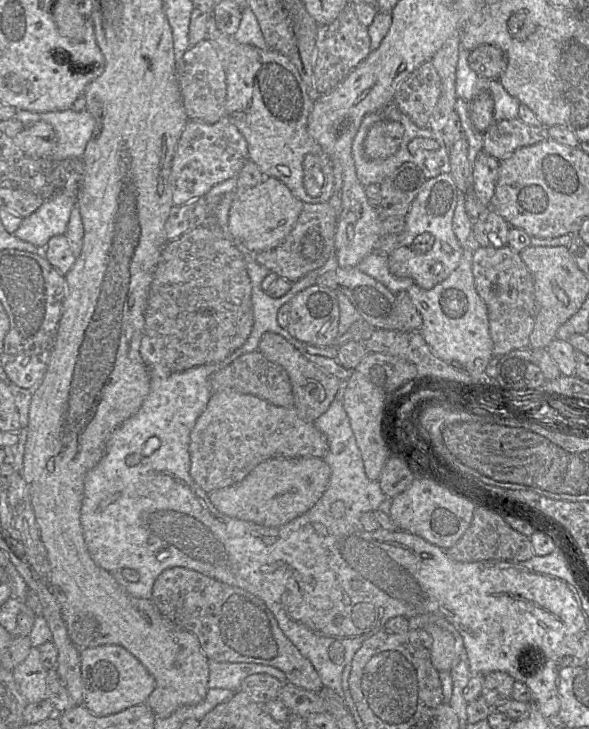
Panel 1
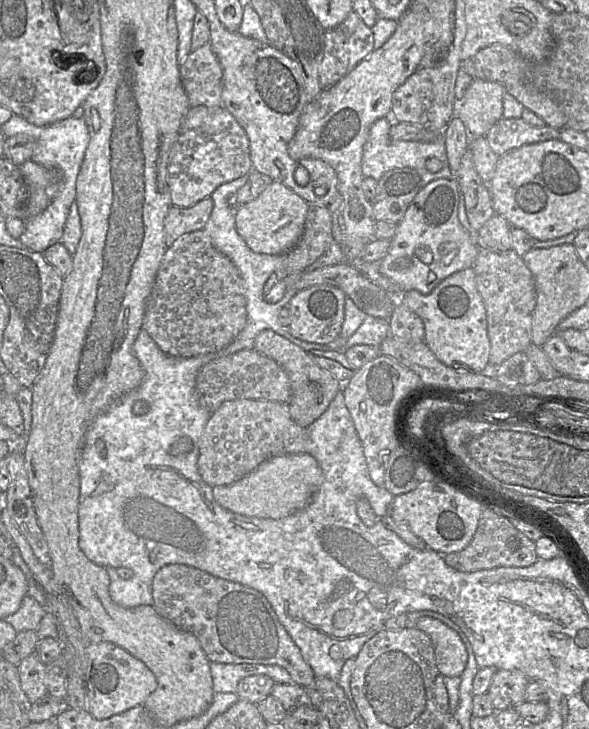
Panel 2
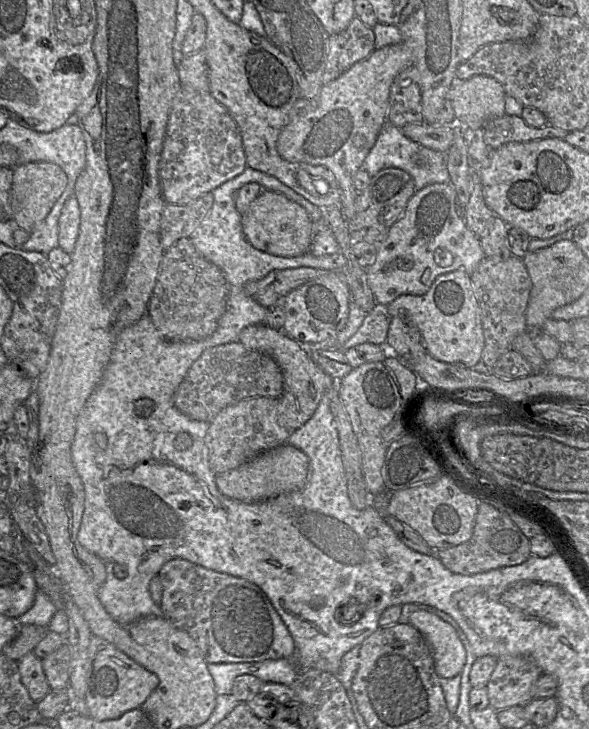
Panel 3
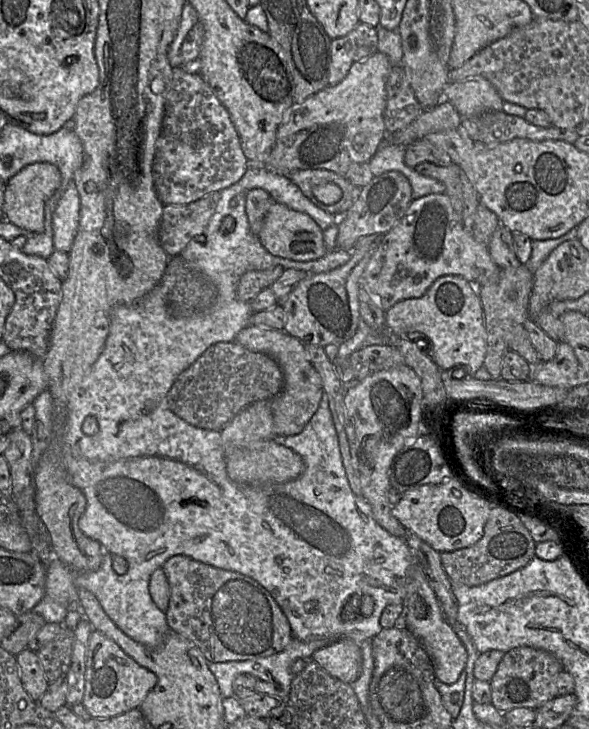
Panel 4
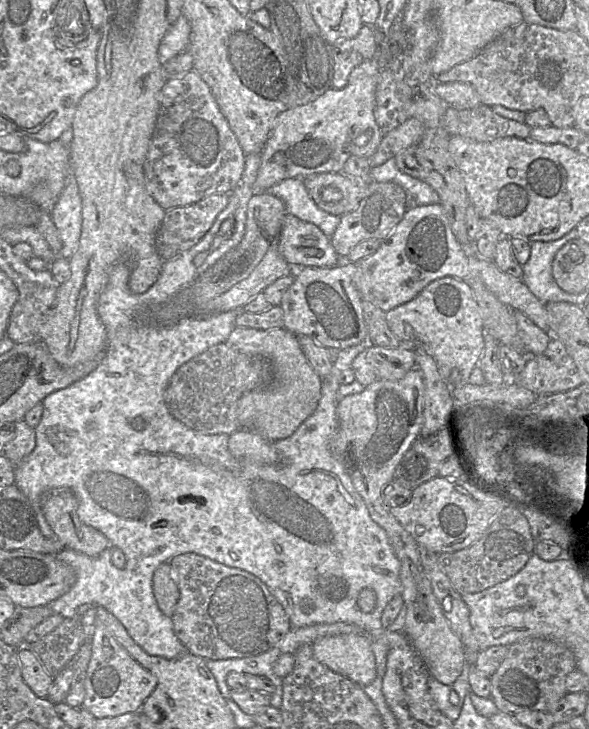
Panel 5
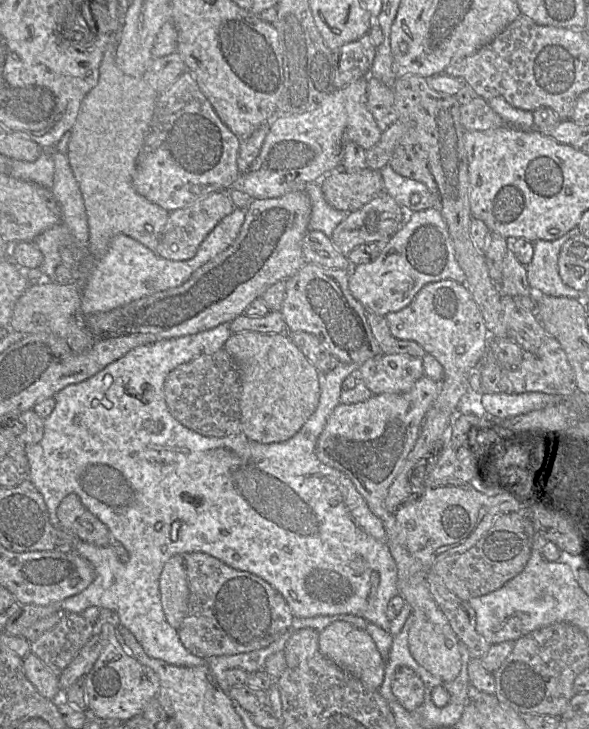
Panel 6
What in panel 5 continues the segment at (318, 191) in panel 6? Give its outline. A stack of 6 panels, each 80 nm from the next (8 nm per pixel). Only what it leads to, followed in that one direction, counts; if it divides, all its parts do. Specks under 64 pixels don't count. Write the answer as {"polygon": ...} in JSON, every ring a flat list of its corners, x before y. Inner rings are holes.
{"polygon":[[303,179,282,180,272,186,268,192,284,202,288,213,316,225,326,236,331,237,337,229,340,216,320,209,309,195]]}

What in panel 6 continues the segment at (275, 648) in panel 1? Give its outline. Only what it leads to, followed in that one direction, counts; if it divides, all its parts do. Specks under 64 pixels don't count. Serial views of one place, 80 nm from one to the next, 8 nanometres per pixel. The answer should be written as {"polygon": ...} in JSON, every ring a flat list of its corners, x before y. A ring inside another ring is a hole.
{"polygon":[[202,552,184,554,189,587,188,610,178,634,185,648,205,660,212,657,237,655,268,647,291,626,293,614,283,596,262,578,233,569,217,558]]}

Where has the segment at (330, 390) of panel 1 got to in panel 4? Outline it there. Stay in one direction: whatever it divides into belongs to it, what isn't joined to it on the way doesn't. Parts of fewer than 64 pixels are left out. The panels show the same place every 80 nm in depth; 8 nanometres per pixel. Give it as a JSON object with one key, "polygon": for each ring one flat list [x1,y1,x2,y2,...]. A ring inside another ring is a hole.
{"polygon":[[249,325,236,336,235,342,251,352,262,352,279,364,284,386,279,395,270,400,273,414,273,430,276,438,299,434,317,411,324,393,321,377,316,371,303,342,282,330]]}

